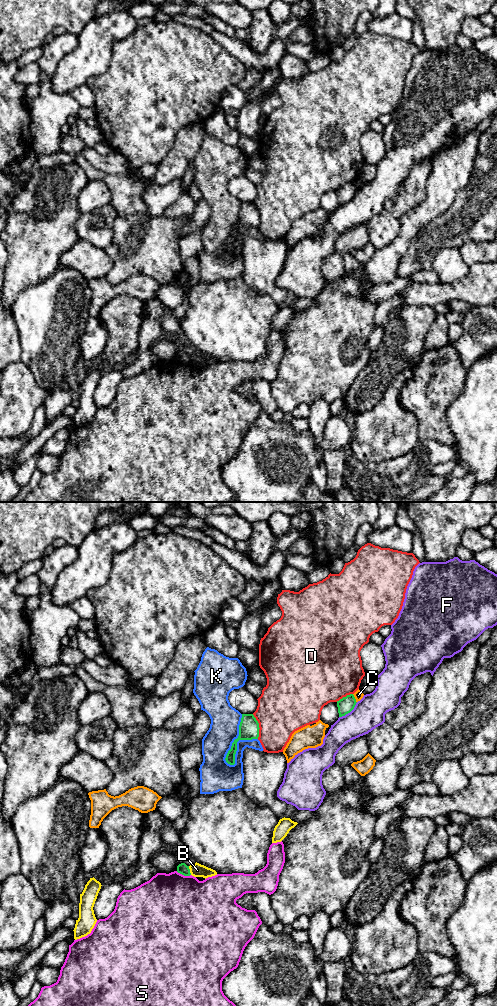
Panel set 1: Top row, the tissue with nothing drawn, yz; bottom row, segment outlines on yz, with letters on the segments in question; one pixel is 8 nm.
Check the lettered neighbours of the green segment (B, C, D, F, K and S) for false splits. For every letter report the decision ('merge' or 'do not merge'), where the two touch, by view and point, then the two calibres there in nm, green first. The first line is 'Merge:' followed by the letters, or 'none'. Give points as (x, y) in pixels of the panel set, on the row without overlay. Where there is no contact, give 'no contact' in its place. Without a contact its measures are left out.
Merge: none
B: do not merge | yz (189, 358) | 90/110 nm
C: do not merge | yz (354, 186) | 130/70 nm
D: do not merge | yz (258, 214) | 160/420 nm
F: do not merge | yz (349, 200) | 130/260 nm
K: do not merge | yz (234, 228) | 160/240 nm
S: do not merge | yz (183, 362) | 90/480 nm

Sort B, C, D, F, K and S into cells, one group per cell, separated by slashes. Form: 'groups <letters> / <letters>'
groups B / C / D / F / K / S

